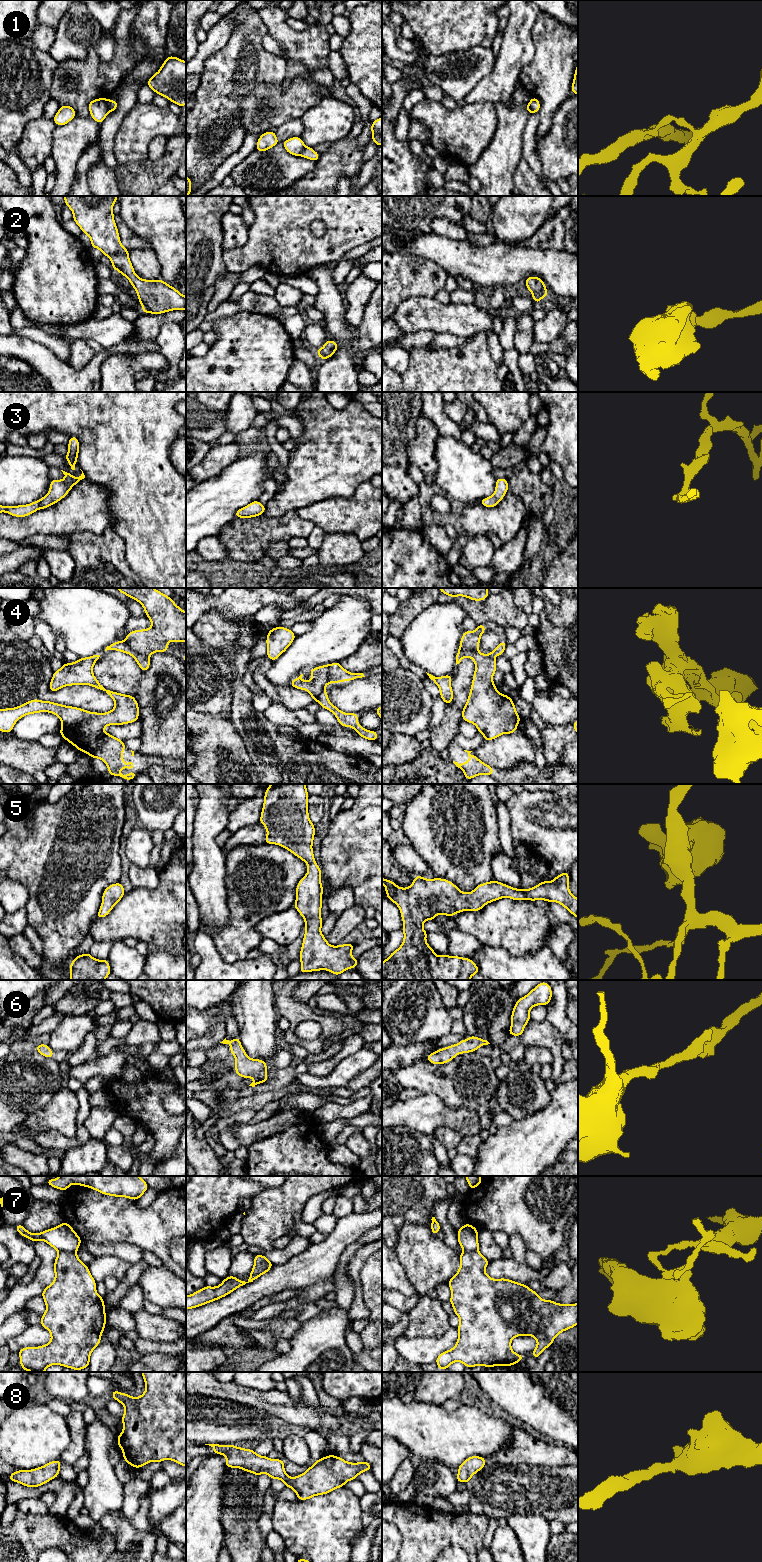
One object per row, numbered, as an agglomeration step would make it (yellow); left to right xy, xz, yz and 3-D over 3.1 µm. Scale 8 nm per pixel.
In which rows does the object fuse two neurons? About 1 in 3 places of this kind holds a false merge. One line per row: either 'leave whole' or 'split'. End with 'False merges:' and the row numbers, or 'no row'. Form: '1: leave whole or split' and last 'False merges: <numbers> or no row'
1: split
2: leave whole
3: leave whole
4: split
5: leave whole
6: leave whole
7: split
8: leave whole
False merges: 1, 4, 7

